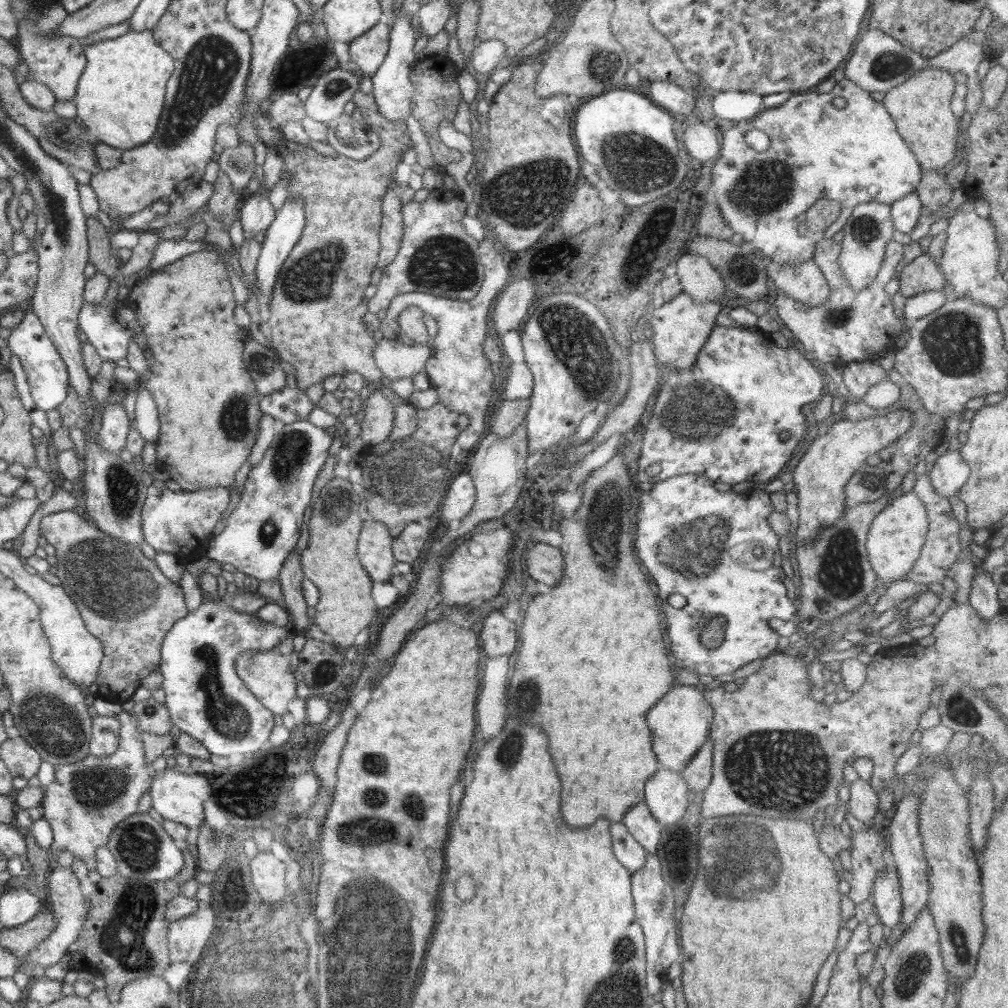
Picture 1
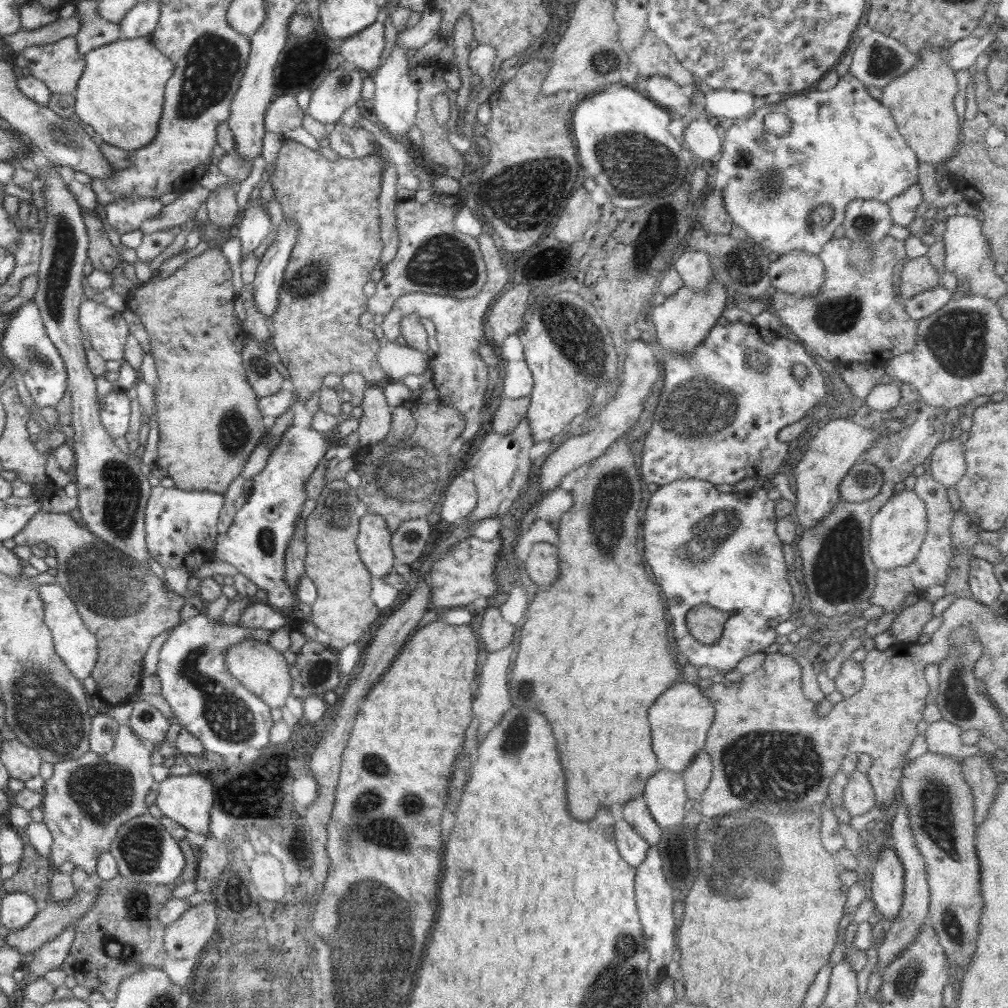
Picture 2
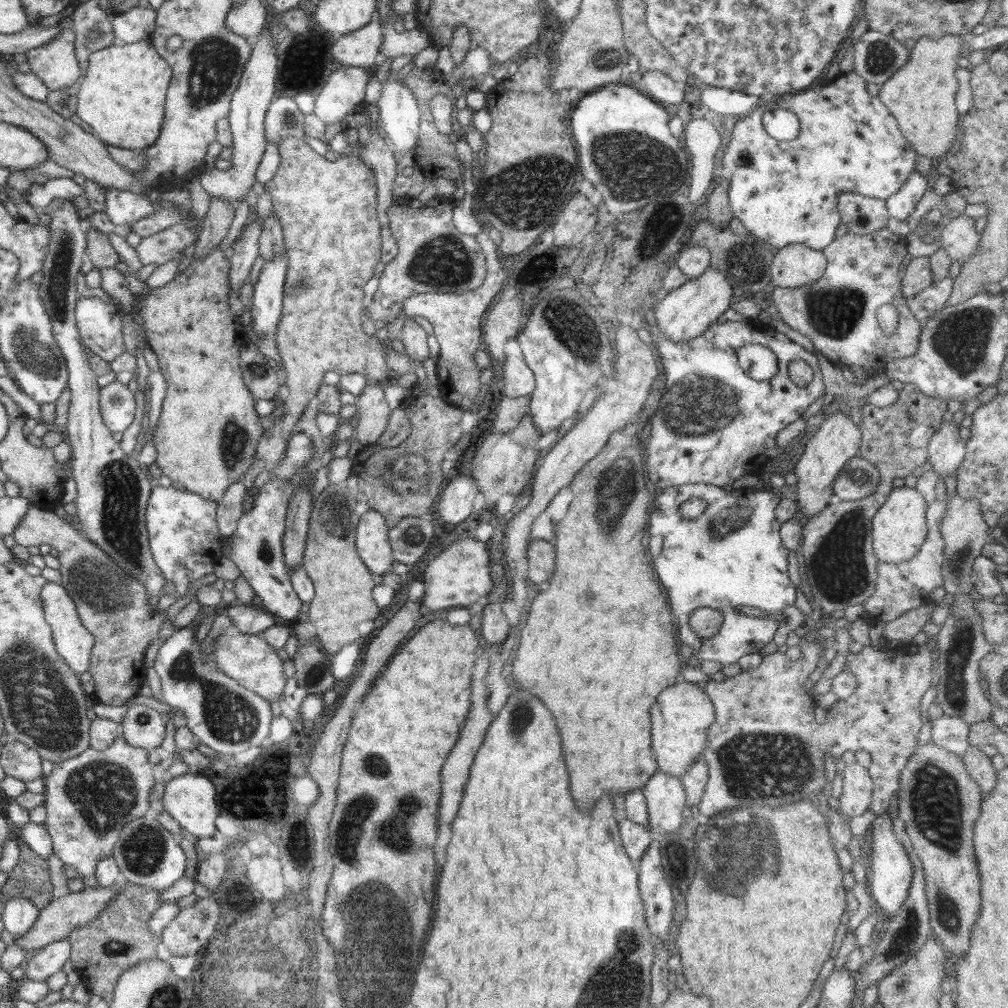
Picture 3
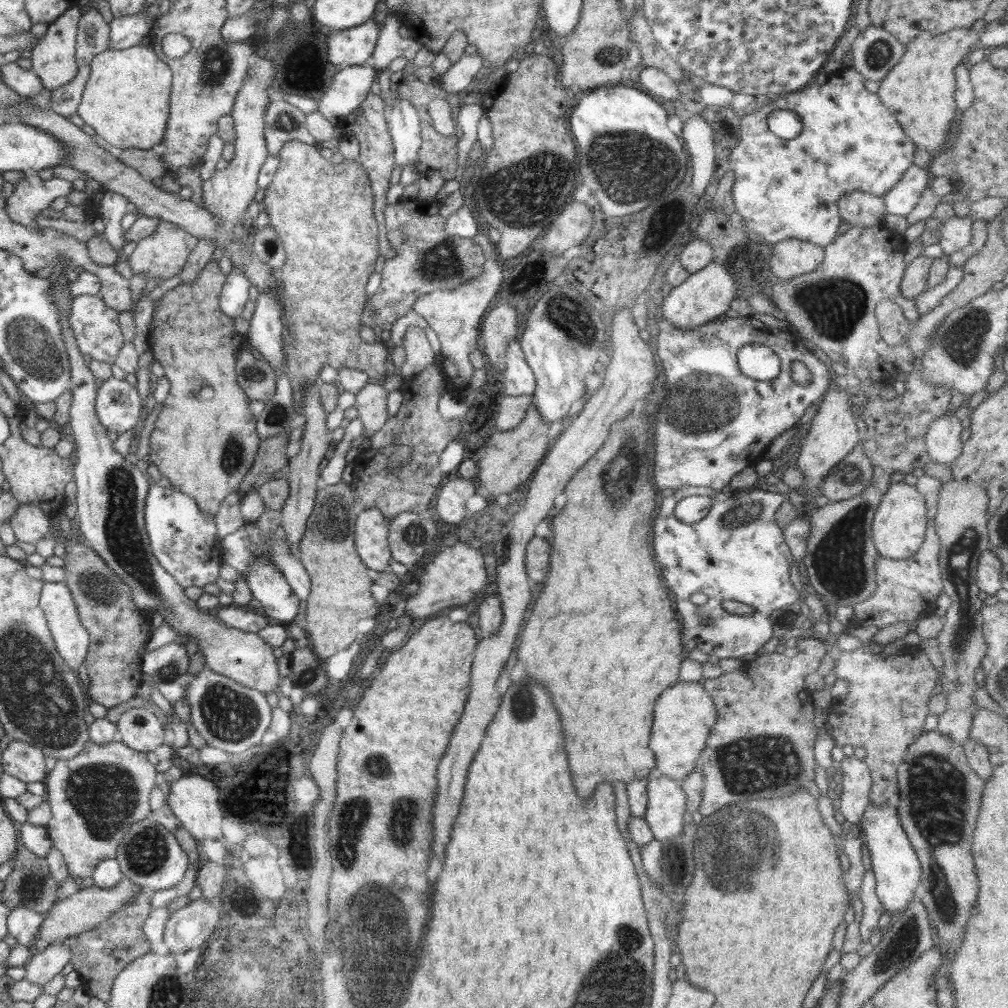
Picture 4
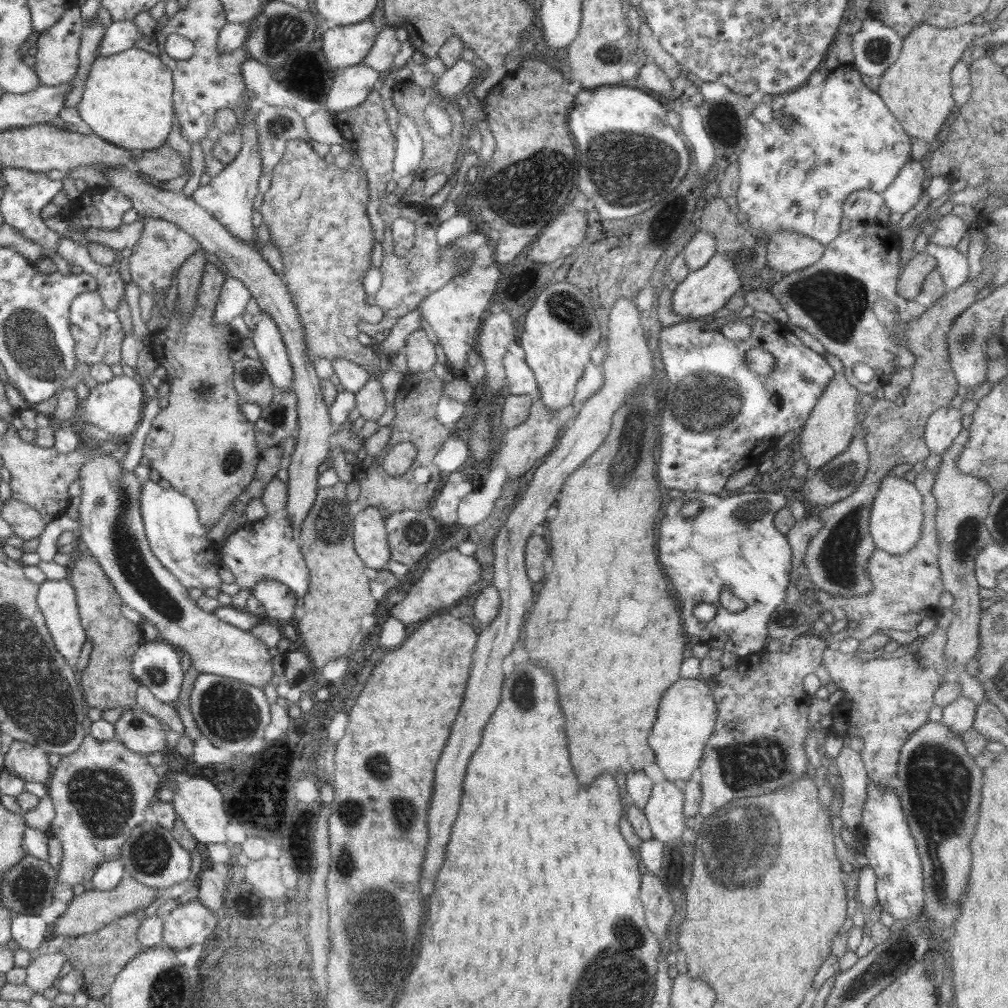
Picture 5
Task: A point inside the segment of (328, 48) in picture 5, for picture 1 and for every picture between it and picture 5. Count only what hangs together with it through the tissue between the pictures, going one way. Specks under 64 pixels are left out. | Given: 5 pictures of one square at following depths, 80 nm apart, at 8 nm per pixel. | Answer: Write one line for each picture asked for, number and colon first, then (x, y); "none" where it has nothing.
1: (368, 51)
2: (364, 50)
3: (361, 48)
4: (353, 46)

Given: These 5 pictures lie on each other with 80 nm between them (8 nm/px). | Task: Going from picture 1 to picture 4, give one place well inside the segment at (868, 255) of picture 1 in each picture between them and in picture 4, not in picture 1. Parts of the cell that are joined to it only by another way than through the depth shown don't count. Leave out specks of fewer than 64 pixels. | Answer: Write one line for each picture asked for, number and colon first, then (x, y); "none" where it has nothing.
2: (866, 222)
3: (862, 215)
4: (861, 209)

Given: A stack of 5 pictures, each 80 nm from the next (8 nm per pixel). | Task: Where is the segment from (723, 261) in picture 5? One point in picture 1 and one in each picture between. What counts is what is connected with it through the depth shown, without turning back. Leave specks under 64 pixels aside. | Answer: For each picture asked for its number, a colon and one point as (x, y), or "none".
1: (681, 326)
2: (681, 323)
3: (686, 312)
4: (705, 294)

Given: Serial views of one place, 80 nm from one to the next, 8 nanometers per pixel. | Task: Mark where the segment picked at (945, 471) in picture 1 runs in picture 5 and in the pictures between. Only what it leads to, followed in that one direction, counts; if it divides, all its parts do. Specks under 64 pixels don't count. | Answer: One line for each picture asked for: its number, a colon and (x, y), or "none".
2: (948, 464)
3: (946, 449)
4: (942, 440)
5: (943, 426)

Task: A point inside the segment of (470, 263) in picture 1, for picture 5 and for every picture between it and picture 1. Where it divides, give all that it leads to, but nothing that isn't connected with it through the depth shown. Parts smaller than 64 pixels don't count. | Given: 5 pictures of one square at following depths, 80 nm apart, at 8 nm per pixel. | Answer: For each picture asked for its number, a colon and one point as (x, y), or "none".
2: (433, 257)
3: (432, 256)
4: (427, 259)
5: (406, 280)

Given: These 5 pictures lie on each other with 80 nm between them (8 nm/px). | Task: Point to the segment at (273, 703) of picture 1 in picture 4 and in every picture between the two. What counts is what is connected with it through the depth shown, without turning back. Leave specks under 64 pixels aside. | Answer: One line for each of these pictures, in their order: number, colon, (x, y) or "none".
2: (261, 669)
3: (254, 664)
4: (111, 490)

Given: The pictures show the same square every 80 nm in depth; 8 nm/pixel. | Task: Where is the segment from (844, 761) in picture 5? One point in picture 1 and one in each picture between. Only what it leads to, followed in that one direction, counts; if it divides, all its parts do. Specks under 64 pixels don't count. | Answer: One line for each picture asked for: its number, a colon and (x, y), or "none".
1: (863, 803)
2: (858, 796)
3: (857, 794)
4: (856, 781)

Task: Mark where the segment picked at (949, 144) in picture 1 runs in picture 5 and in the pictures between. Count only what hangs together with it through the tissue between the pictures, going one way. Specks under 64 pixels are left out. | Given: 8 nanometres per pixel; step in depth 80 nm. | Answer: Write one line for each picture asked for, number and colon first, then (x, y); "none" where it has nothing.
2: (921, 102)
3: (921, 94)
4: (919, 91)
5: (916, 88)

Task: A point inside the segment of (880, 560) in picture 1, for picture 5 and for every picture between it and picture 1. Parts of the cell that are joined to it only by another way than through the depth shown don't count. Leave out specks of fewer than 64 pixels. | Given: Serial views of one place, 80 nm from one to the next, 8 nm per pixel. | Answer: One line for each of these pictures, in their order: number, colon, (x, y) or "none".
2: (898, 529)
3: (900, 525)
4: (899, 524)
5: (896, 519)

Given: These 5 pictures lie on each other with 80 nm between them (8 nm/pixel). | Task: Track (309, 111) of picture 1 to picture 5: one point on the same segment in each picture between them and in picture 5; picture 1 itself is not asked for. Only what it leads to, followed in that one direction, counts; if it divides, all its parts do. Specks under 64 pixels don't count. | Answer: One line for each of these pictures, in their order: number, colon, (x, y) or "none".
2: (341, 88)
3: (343, 93)
4: (348, 89)
5: (351, 87)

